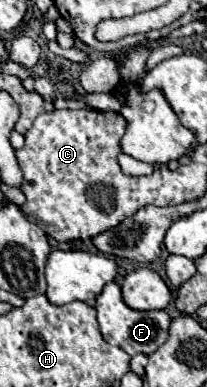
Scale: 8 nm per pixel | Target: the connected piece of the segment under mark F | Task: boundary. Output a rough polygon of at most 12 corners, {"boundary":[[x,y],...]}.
{"boundary":[[106,284],[96,298],[104,340],[130,356],[168,338],[164,310],[138,312]]}

